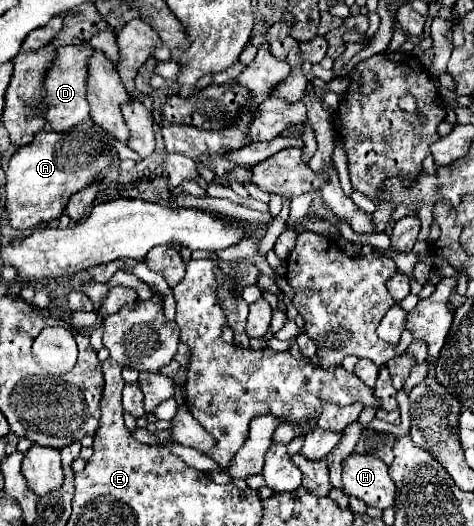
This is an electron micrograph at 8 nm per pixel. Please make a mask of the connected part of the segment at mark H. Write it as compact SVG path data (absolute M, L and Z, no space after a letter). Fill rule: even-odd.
M352 454L342 462L342 492L380 510L394 506L396 500L396 488L388 476L388 466L380 458L368 454Z

